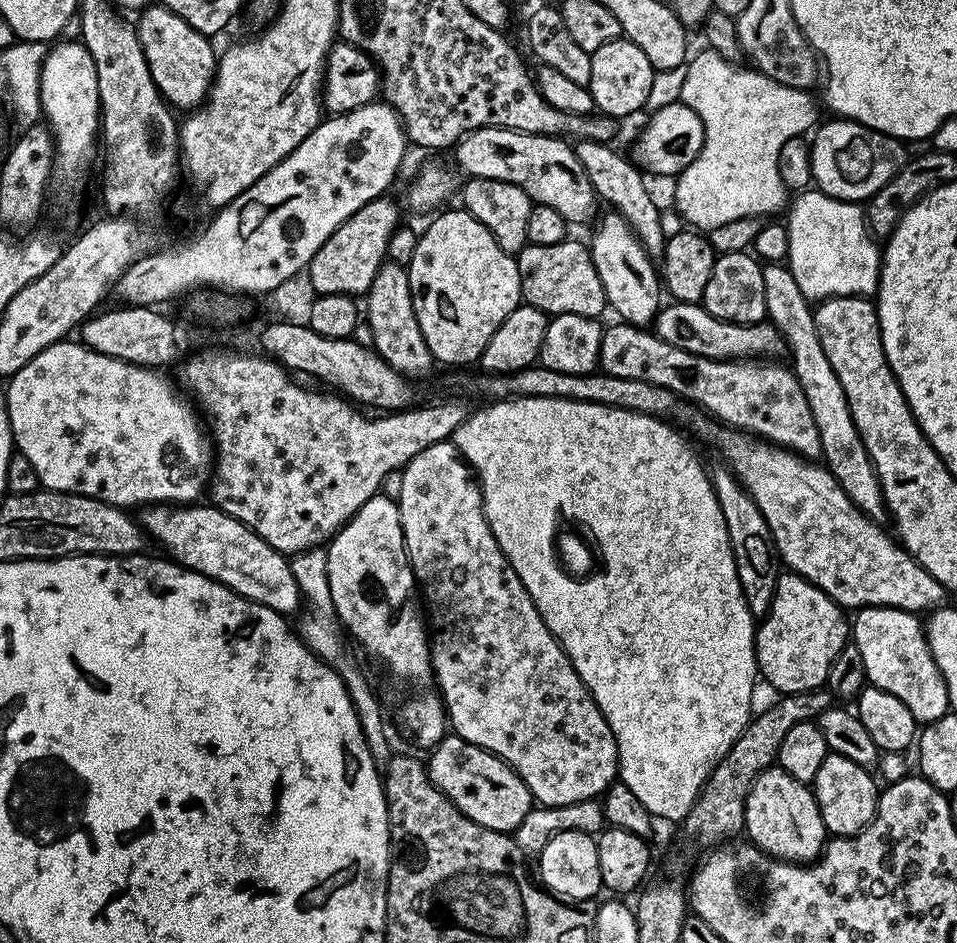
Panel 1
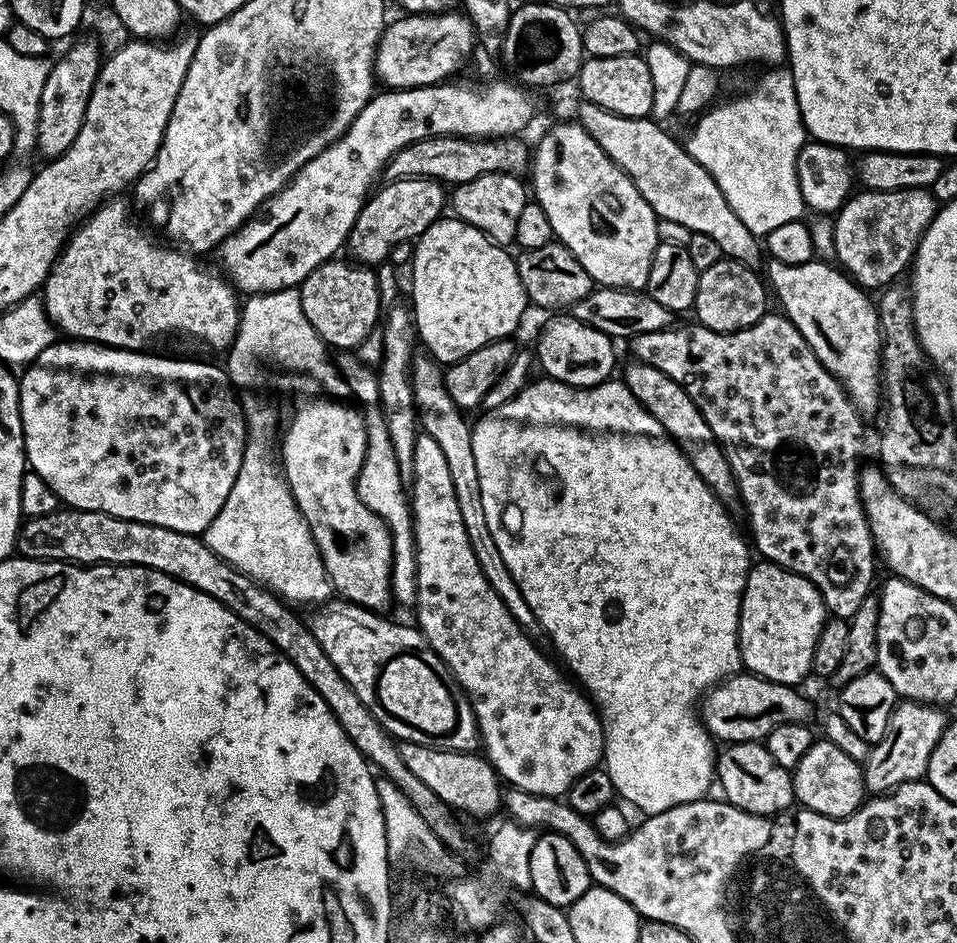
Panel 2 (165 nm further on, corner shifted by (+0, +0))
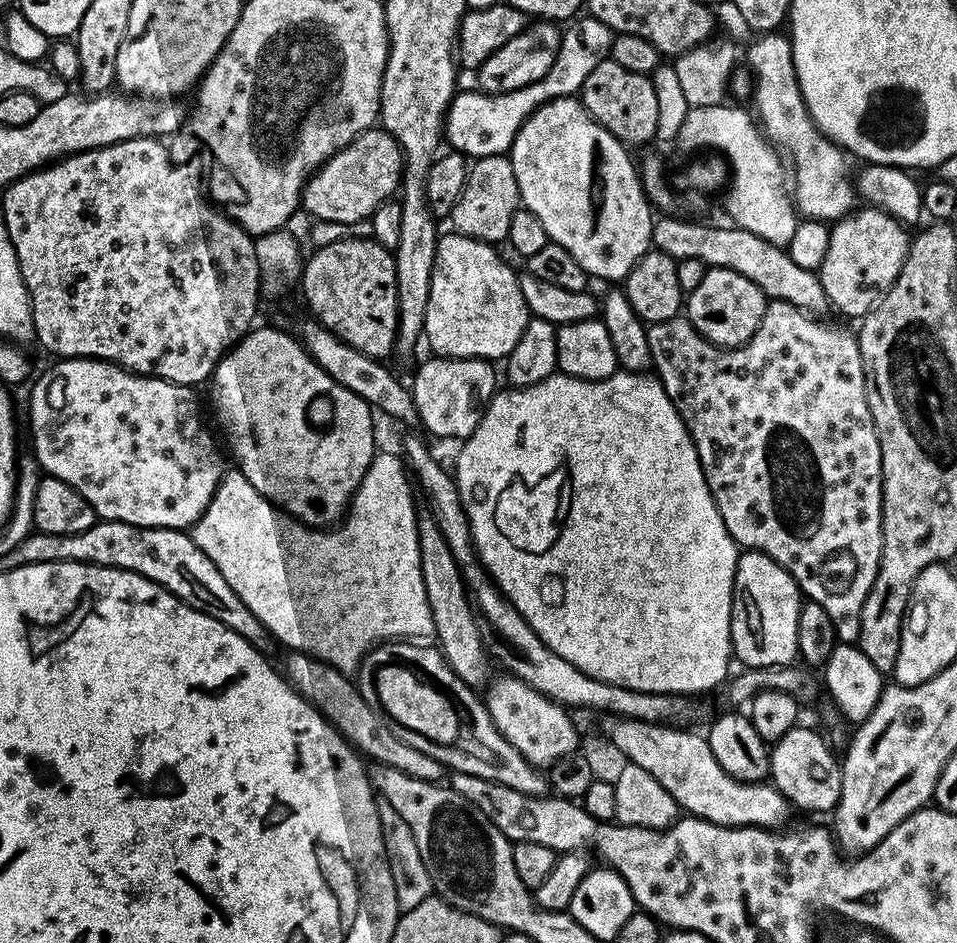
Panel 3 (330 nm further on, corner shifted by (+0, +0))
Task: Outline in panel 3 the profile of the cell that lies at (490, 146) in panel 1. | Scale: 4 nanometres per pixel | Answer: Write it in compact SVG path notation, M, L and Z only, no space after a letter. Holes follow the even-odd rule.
M373 126L366 129L361 136L354 137L346 147L338 150L329 160L324 161L322 167L313 172L308 183L304 185L302 208L310 215L317 216L317 221L355 226L359 220L367 221L384 201L391 201L397 195L403 178L404 152L400 144L383 127Z

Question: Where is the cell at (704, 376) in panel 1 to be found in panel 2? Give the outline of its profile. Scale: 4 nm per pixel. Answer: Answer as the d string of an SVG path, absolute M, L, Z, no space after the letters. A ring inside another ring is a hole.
M765 314L758 322L754 322L754 326L743 328L737 332L715 332L698 322L691 322L692 324L677 323L670 328L650 330L650 334L638 334L631 337L631 355L635 359L662 370L662 374L674 378L674 382L678 382L678 386L682 386L682 390L686 390L686 394L690 394L690 398L694 398L698 410L702 410L702 418L706 418L710 430L714 432L714 438L719 444L724 445L724 453L736 479L739 499L741 501L744 499L744 512L748 515L749 533L747 532L747 535L750 537L751 547L755 551L757 548L764 555L761 557L767 563L782 566L810 581L815 588L820 589L820 596L824 600L825 609L832 616L841 616L842 619L849 621L852 619L854 610L858 610L858 606L862 606L862 602L873 591L872 556L874 560L874 545L858 490L858 478L862 467L860 451L864 448L865 421L862 419L860 411L852 405L852 399L840 385L838 378L834 378L834 374L830 374L830 370L826 370L826 366L822 366L822 362L818 362L814 350L810 350L806 338L802 338L802 334L798 334L798 330L788 321L788 317L783 314L772 315Z

